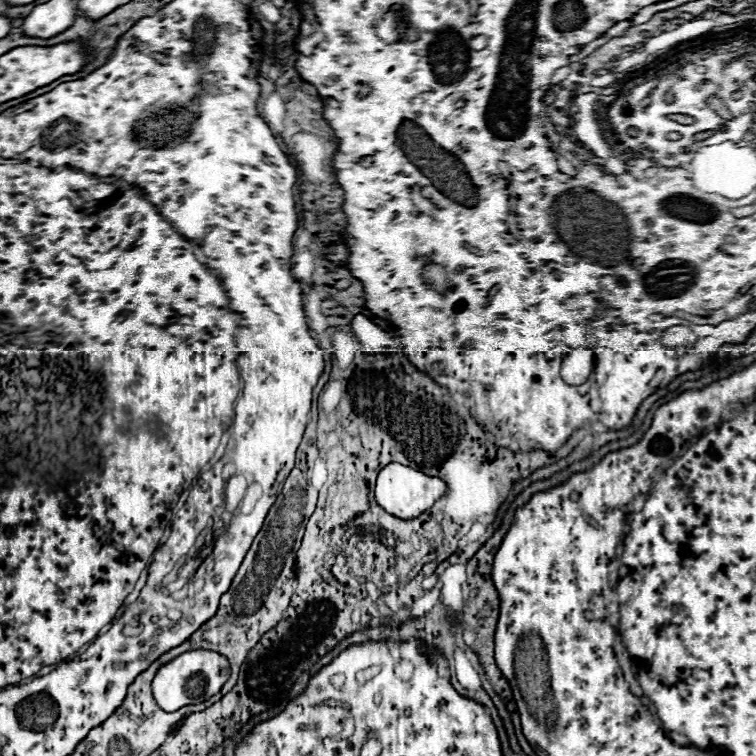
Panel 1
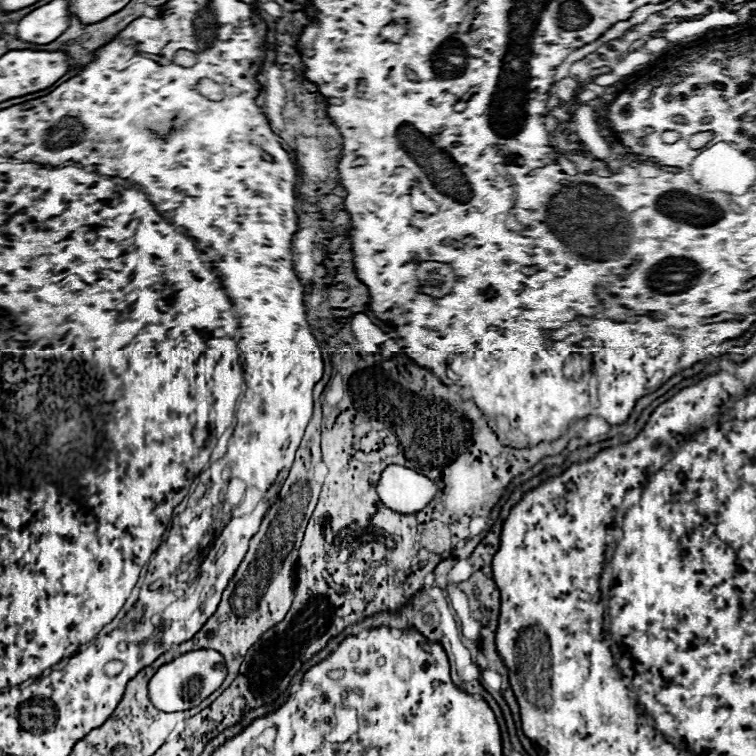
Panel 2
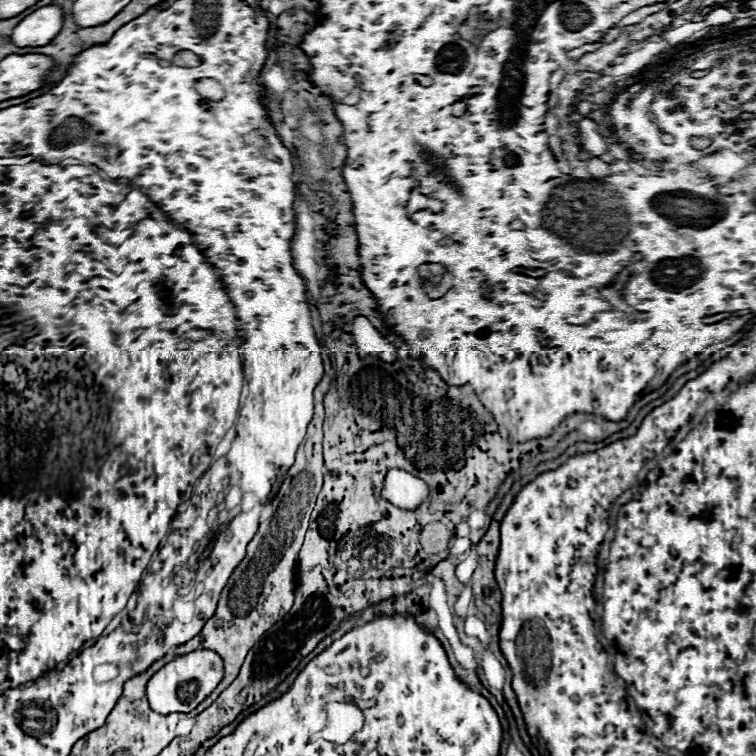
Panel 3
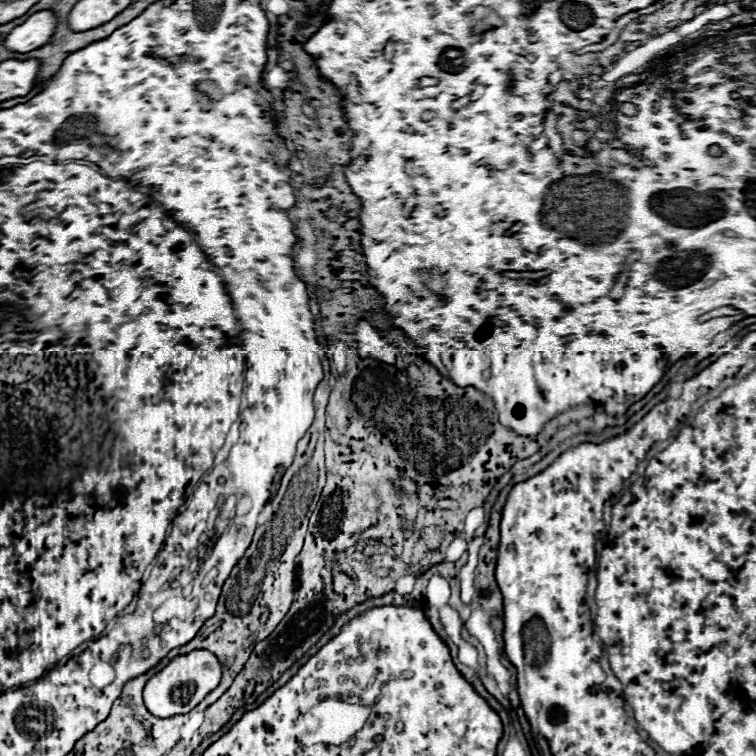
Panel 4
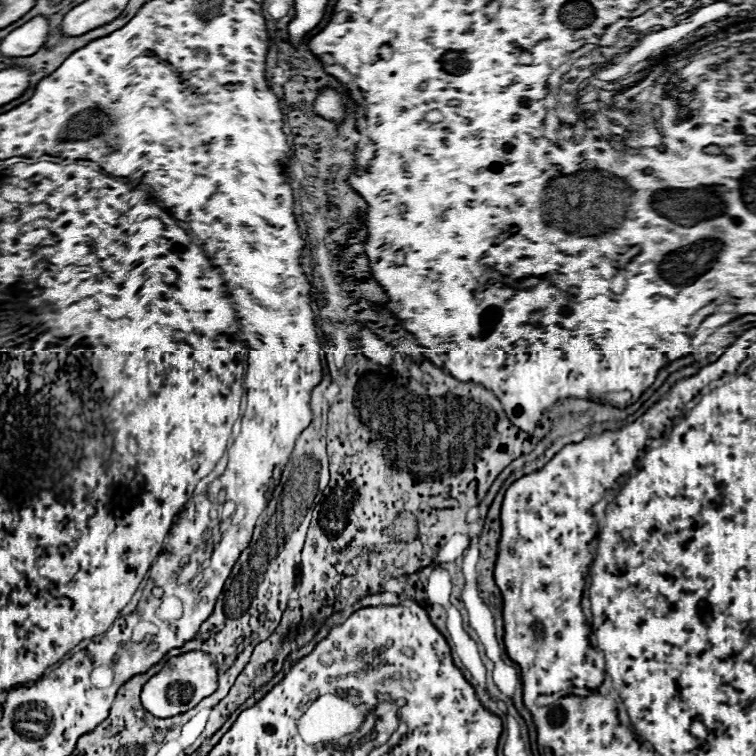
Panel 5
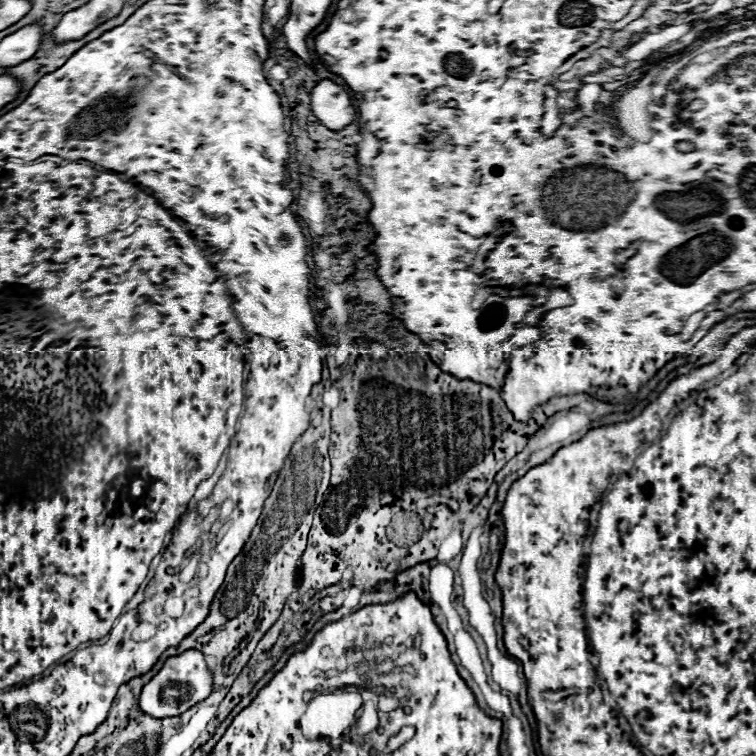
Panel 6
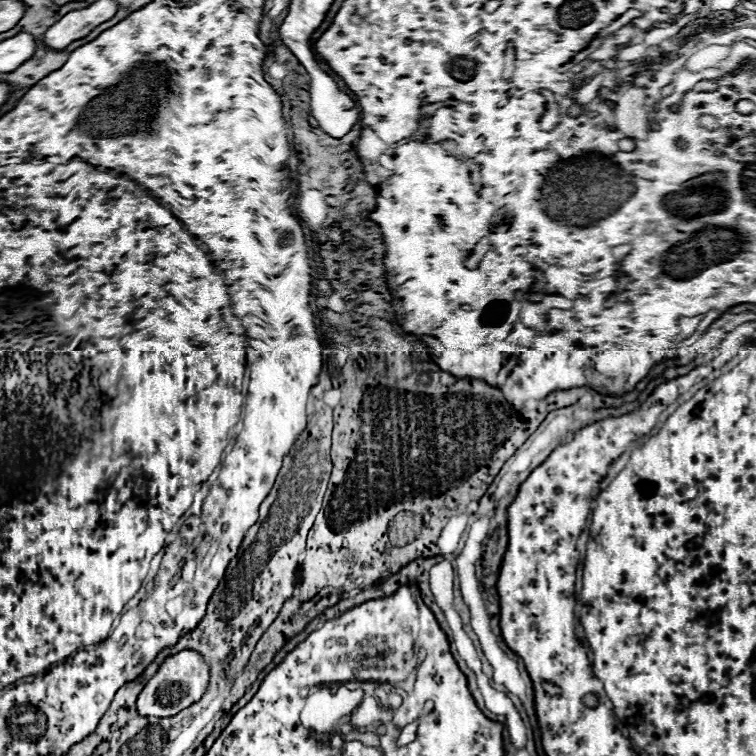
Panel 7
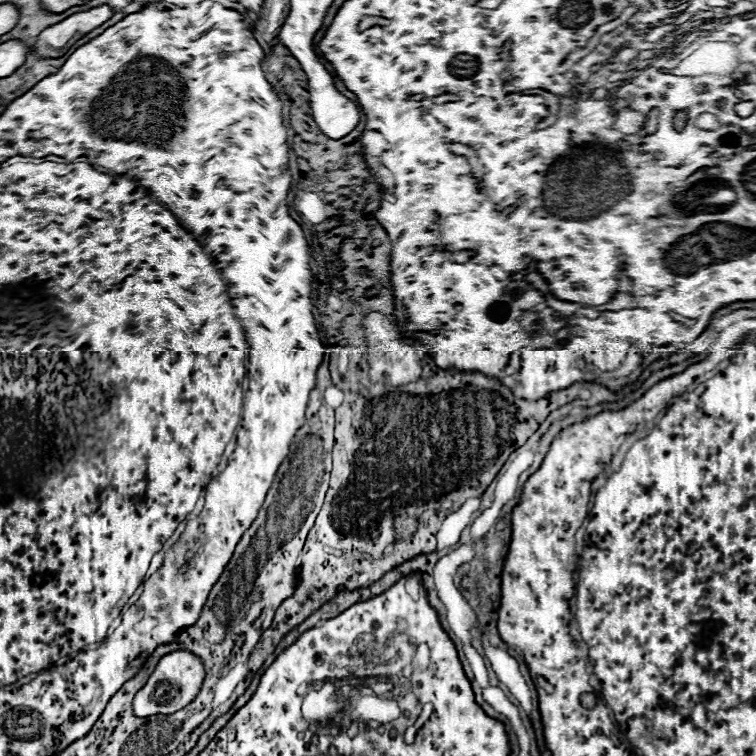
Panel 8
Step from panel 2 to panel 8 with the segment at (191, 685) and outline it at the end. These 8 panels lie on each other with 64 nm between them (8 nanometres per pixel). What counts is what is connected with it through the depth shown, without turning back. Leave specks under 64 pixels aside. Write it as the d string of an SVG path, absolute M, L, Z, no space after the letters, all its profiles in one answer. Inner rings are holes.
M186 650L166 654L158 662L158 666L152 672L152 676L148 678L146 686L134 698L136 716L148 718L154 714L174 714L174 712L182 710L186 704L190 704L198 696L204 678L206 678L206 670L204 670L202 660L196 654L186 652Z

